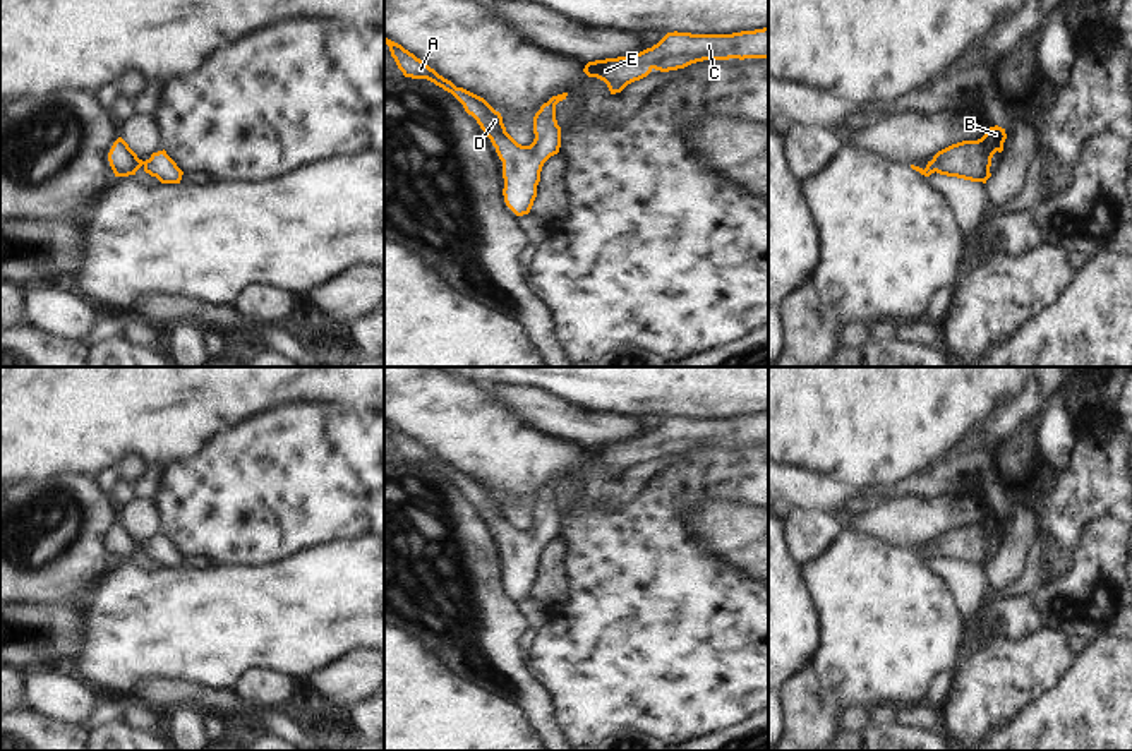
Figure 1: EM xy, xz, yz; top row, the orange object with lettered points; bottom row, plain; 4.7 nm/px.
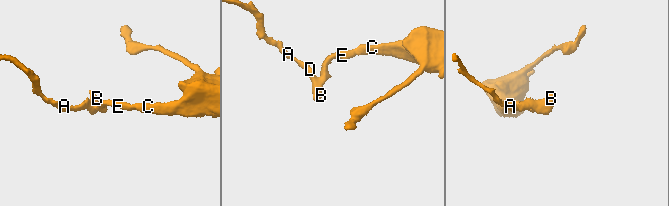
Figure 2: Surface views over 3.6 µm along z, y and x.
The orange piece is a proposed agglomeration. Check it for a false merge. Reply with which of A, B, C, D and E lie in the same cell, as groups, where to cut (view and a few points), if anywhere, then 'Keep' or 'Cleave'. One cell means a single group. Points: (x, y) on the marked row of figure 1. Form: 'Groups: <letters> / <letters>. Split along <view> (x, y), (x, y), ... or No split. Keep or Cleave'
Groups: A B C D E. No split. Keep.

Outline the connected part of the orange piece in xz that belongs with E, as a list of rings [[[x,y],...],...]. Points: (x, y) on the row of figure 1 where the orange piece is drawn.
[[[768,27],[755,31],[741,31],[732,34],[691,34],[667,33],[657,45],[640,53],[588,62],[583,72],[588,77],[604,81],[611,94],[621,93],[628,84],[647,77],[653,69],[660,72],[684,69],[703,60],[729,60],[729,58],[768,58]]]

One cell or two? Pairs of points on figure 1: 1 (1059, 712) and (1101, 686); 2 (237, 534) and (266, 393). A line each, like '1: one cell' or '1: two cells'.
1: one cell
2: two cells

